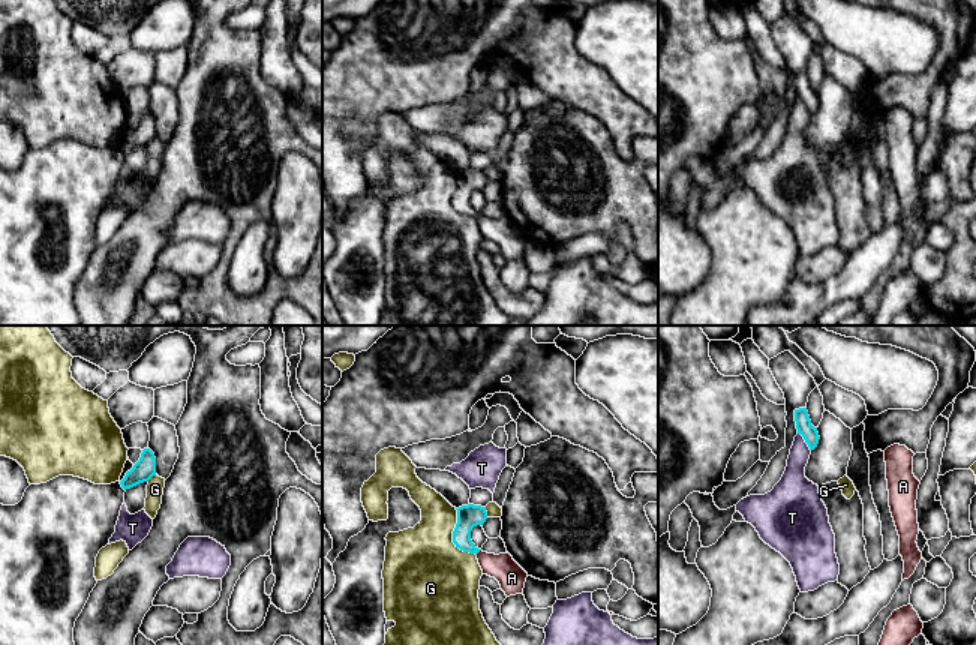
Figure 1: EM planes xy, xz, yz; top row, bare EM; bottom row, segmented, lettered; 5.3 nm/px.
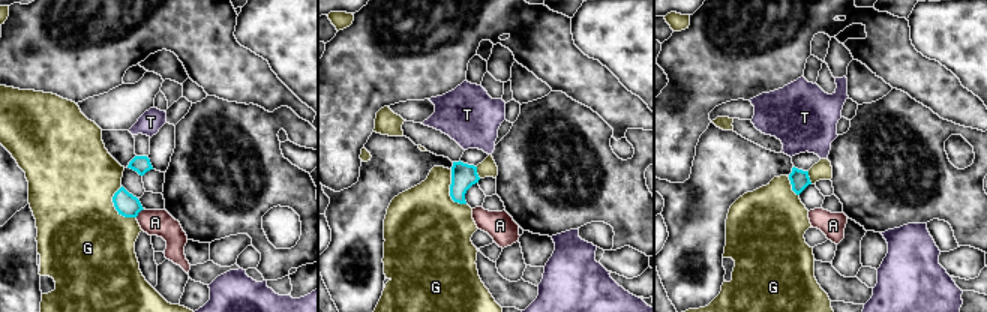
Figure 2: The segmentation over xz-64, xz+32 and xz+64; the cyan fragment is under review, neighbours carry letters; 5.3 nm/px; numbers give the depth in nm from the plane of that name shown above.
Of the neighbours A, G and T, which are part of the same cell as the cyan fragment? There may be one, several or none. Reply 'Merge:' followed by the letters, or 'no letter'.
Merge: no letter

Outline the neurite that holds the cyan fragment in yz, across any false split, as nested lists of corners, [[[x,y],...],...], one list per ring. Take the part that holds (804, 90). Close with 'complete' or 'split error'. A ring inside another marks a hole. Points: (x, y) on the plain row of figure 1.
[[[807,72],[795,74],[795,86],[798,98],[801,98],[808,108],[810,114],[814,114],[819,108],[819,96],[817,92],[811,88]]] | complete

